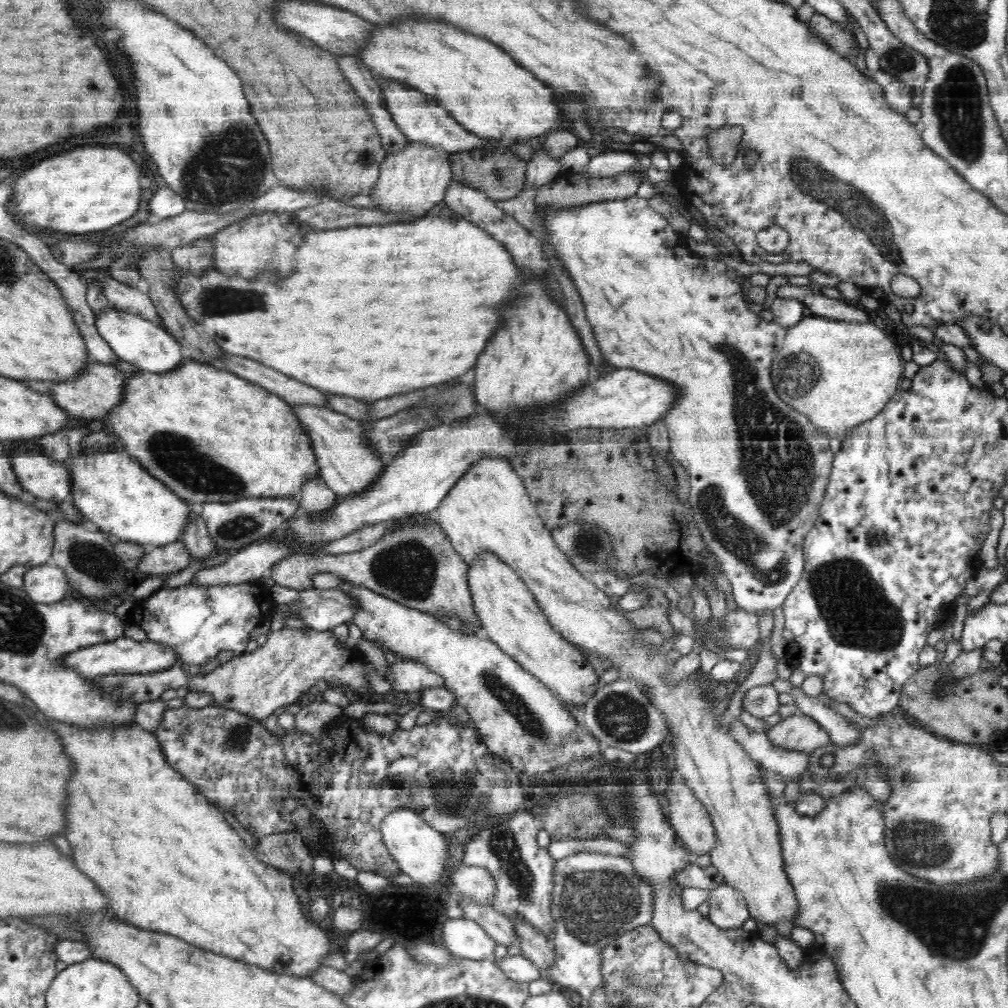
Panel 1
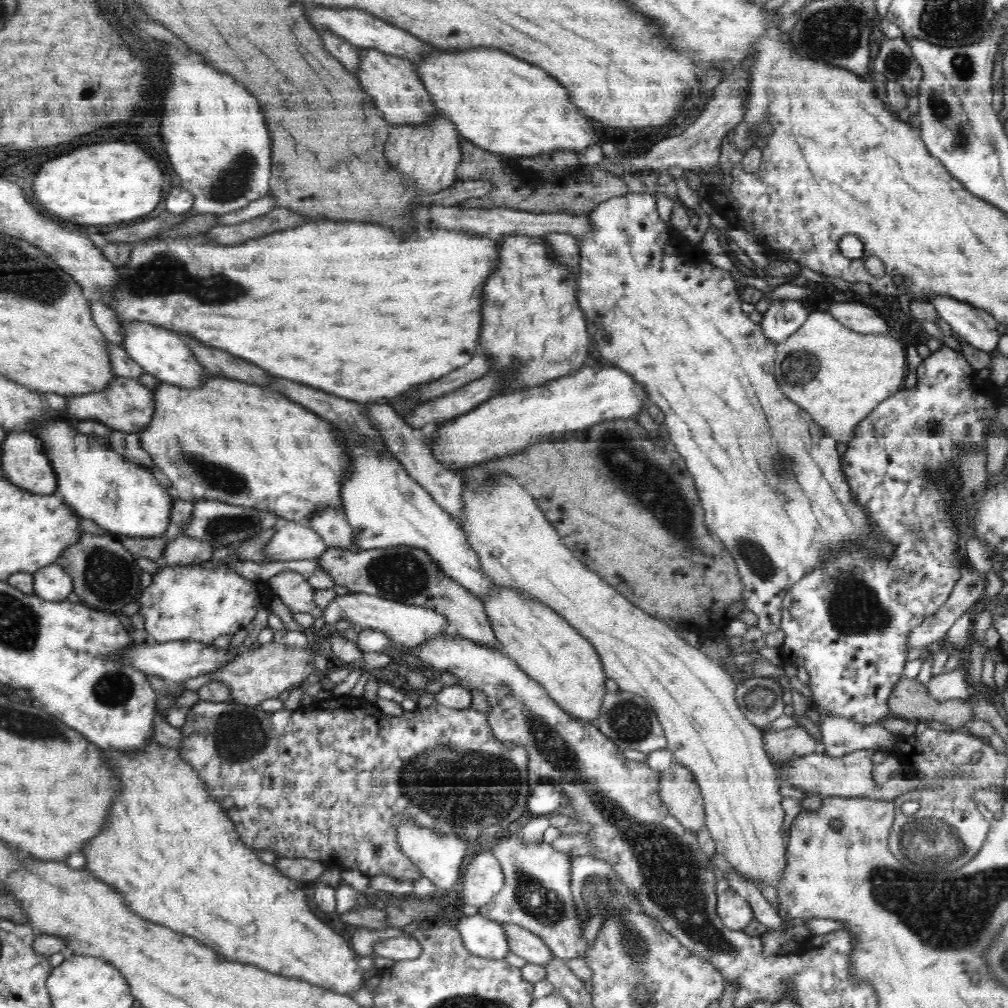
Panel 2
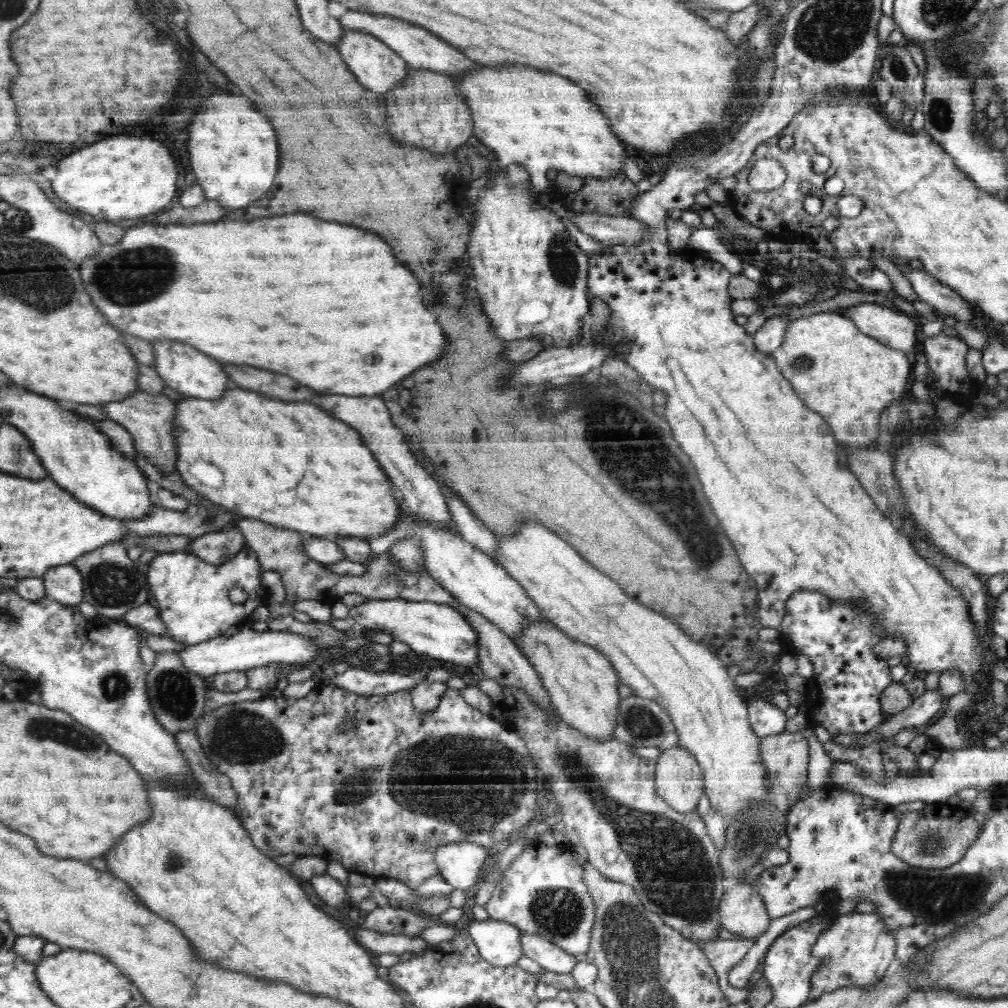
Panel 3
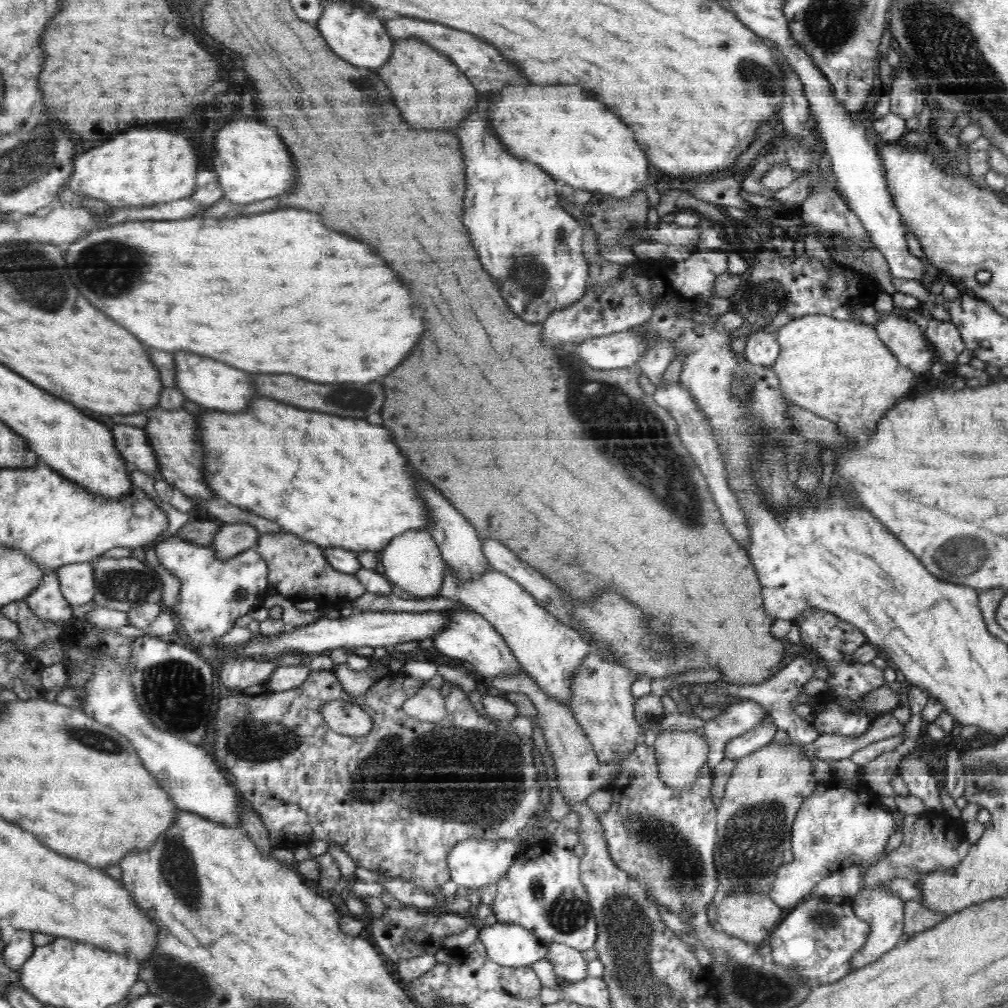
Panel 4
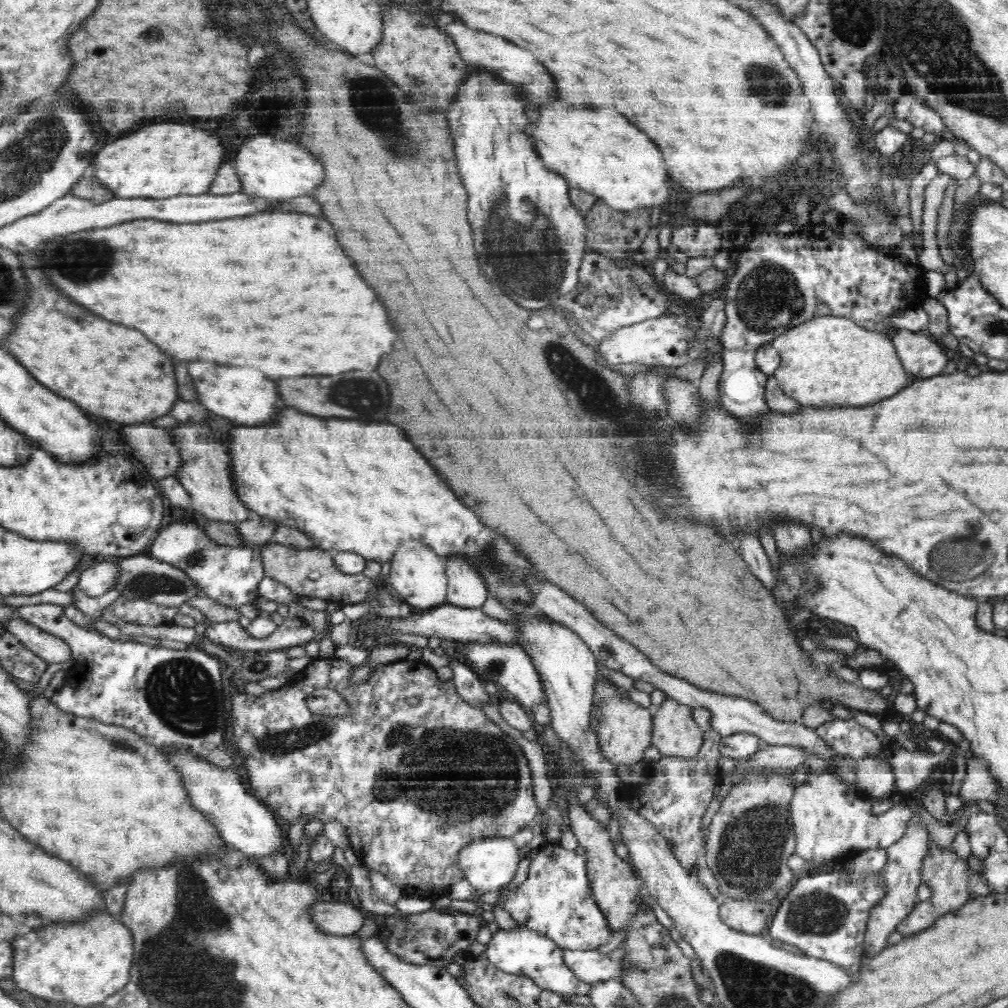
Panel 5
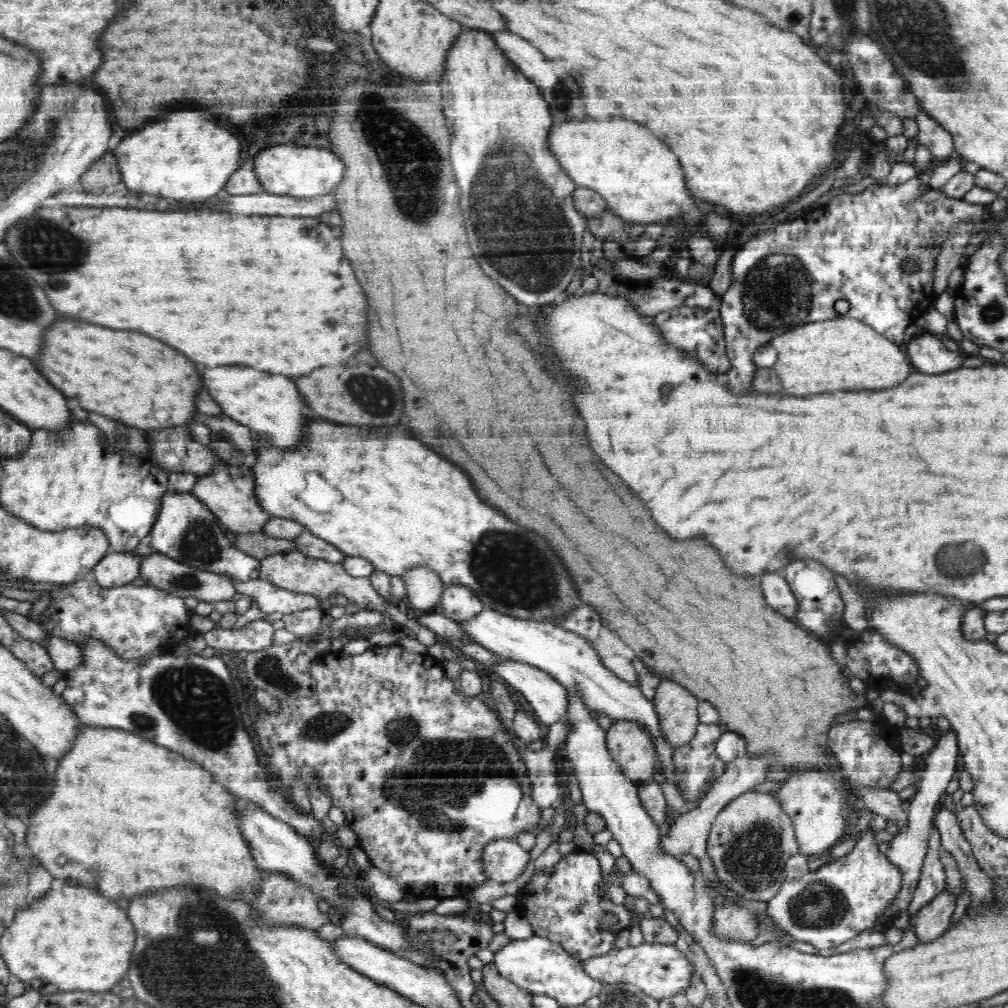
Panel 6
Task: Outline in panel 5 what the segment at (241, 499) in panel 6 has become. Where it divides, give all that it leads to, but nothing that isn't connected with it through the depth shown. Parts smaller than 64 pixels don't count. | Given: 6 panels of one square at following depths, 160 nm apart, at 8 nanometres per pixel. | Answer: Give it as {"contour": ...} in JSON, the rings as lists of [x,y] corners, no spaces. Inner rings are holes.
{"contour":[[[186,421],[167,429],[167,432],[171,434],[171,441],[180,453],[181,465],[174,475],[188,492],[191,509],[203,514],[208,521],[235,525],[254,514],[236,496],[231,477],[231,456],[223,443],[216,442],[208,424]]]}

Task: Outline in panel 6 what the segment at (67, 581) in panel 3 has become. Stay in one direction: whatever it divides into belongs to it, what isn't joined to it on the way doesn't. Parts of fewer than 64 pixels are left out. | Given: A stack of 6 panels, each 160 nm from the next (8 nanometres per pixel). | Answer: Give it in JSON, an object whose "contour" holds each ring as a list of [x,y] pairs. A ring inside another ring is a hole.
{"contour":[[[112,552],[104,555],[91,572],[100,587],[115,588],[134,581],[142,567],[143,557],[140,552]]]}

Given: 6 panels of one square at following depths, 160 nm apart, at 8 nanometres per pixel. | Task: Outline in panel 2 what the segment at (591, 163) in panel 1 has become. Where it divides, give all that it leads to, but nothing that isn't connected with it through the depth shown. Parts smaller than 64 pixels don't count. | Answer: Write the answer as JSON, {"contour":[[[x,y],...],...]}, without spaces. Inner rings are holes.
{"contour":[[[746,66],[736,70],[728,80],[716,86],[714,100],[706,106],[706,110],[698,116],[698,120],[690,128],[686,128],[684,134],[664,138],[662,142],[654,144],[647,153],[626,160],[625,168],[635,172],[645,169],[665,171],[669,166],[680,166],[684,170],[688,169],[697,173],[697,170],[711,170],[719,166],[720,144],[726,133],[731,131],[744,116],[748,82],[750,80],[748,80]]]}

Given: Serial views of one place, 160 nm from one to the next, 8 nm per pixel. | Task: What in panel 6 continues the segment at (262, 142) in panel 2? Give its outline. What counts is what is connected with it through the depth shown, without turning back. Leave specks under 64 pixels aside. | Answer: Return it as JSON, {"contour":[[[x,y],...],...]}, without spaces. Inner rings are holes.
{"contour":[[[270,146],[253,158],[254,174],[265,193],[311,199],[332,192],[344,178],[344,164],[330,150],[314,146]]]}

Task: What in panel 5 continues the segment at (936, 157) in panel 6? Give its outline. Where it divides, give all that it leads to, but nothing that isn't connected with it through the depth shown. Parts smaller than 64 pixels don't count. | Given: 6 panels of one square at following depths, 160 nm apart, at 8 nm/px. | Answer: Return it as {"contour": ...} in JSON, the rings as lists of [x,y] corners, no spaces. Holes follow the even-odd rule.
{"contour":[[[906,90],[894,102],[894,119],[906,120],[915,127],[923,127],[925,132],[935,133],[938,139],[945,127],[943,119],[933,109]]]}

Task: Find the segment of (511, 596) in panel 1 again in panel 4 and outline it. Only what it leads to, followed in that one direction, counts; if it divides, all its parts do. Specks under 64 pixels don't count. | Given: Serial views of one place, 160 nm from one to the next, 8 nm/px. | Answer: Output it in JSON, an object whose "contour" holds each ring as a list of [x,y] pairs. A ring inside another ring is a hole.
{"contour":[[[592,652],[583,658],[582,664],[578,671],[575,672],[574,679],[571,682],[572,702],[570,711],[584,731],[584,734],[592,743],[592,750],[596,752],[596,756],[600,764],[610,764],[616,759],[625,759],[631,754],[638,742],[644,738],[641,734],[640,725],[634,718],[634,692],[631,690],[631,685],[635,680],[640,679],[636,672],[630,672],[618,663],[612,663],[602,659],[600,655]]]}

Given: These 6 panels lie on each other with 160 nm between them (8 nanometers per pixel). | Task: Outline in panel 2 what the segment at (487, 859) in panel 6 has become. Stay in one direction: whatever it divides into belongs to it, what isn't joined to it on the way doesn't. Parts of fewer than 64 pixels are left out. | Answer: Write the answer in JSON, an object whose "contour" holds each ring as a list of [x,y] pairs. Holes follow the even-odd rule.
{"contour":[[[400,823],[398,828],[398,840],[400,849],[420,869],[421,876],[428,878],[440,890],[452,888],[462,880],[462,866],[469,846],[465,840],[458,836],[441,835],[428,828],[416,826],[416,823]]]}

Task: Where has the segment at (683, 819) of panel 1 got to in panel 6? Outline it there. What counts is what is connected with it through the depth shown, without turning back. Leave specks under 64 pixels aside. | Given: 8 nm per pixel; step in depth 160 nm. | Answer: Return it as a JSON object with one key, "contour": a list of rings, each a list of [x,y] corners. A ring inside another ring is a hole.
{"contour":[[[662,679],[653,704],[667,741],[677,747],[688,744],[701,723],[698,715],[700,700],[681,684]]]}

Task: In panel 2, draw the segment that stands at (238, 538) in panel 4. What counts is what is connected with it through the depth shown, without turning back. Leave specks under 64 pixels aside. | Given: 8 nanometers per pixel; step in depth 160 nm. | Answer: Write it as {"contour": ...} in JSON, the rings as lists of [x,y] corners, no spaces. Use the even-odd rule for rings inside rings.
{"contour":[[[178,535],[164,547],[161,563],[166,565],[201,565],[211,560],[214,548],[210,542]]]}

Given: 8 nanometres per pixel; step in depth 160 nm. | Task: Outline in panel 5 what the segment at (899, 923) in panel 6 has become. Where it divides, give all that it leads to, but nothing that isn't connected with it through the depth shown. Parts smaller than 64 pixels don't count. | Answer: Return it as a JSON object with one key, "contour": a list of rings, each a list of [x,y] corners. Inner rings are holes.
{"contour":[[[930,842],[928,846],[928,852],[923,858],[921,872],[921,882],[931,888],[931,897],[926,902],[916,903],[909,916],[896,926],[896,930],[904,937],[912,936],[930,928],[941,916],[964,906],[970,901],[972,895],[986,896],[992,892],[990,886],[986,884],[986,879],[982,876],[976,876],[969,869],[966,859],[958,856],[953,849],[942,850],[934,842]]]}

